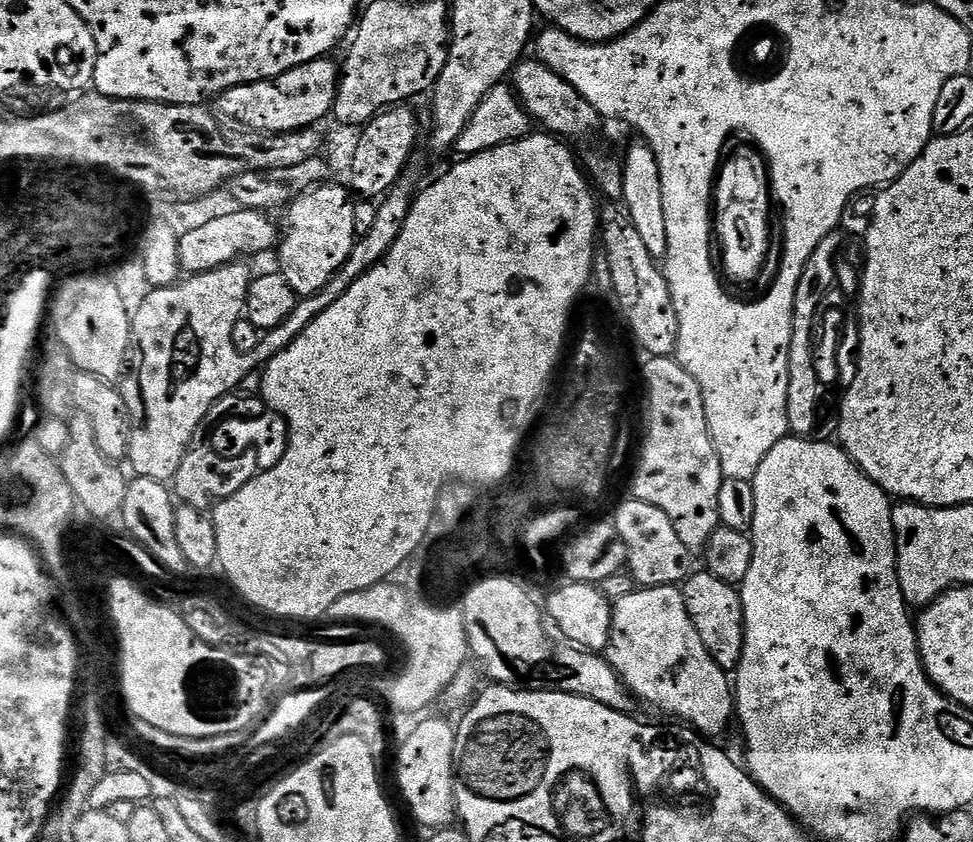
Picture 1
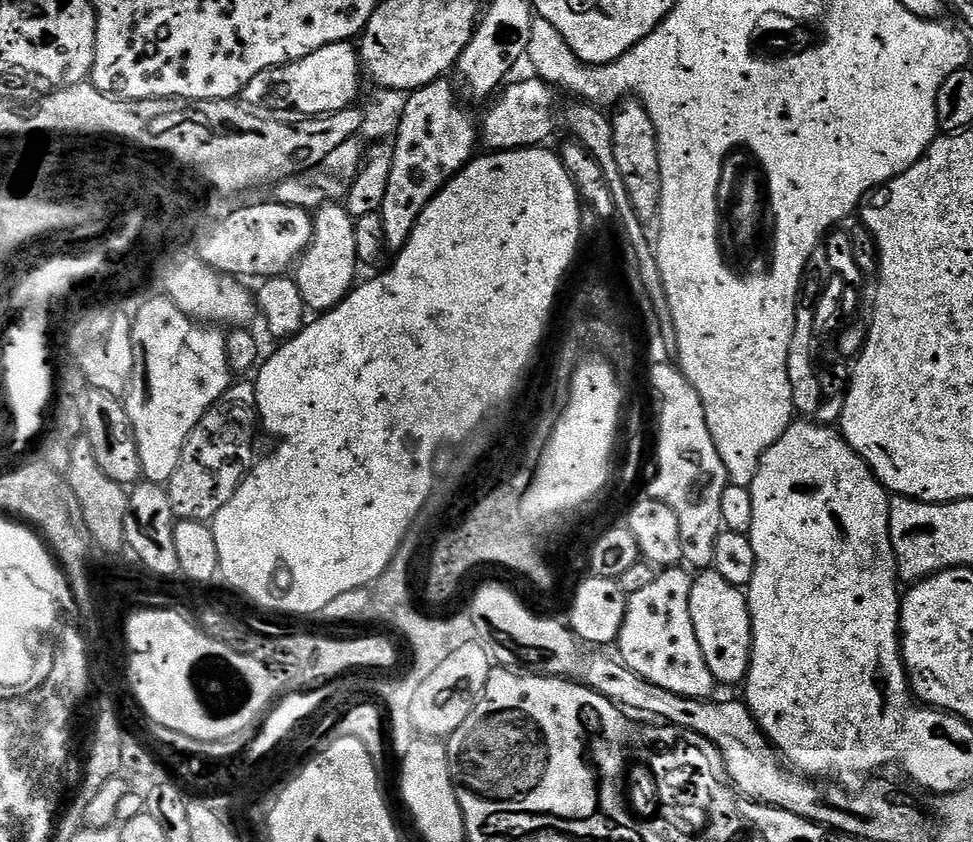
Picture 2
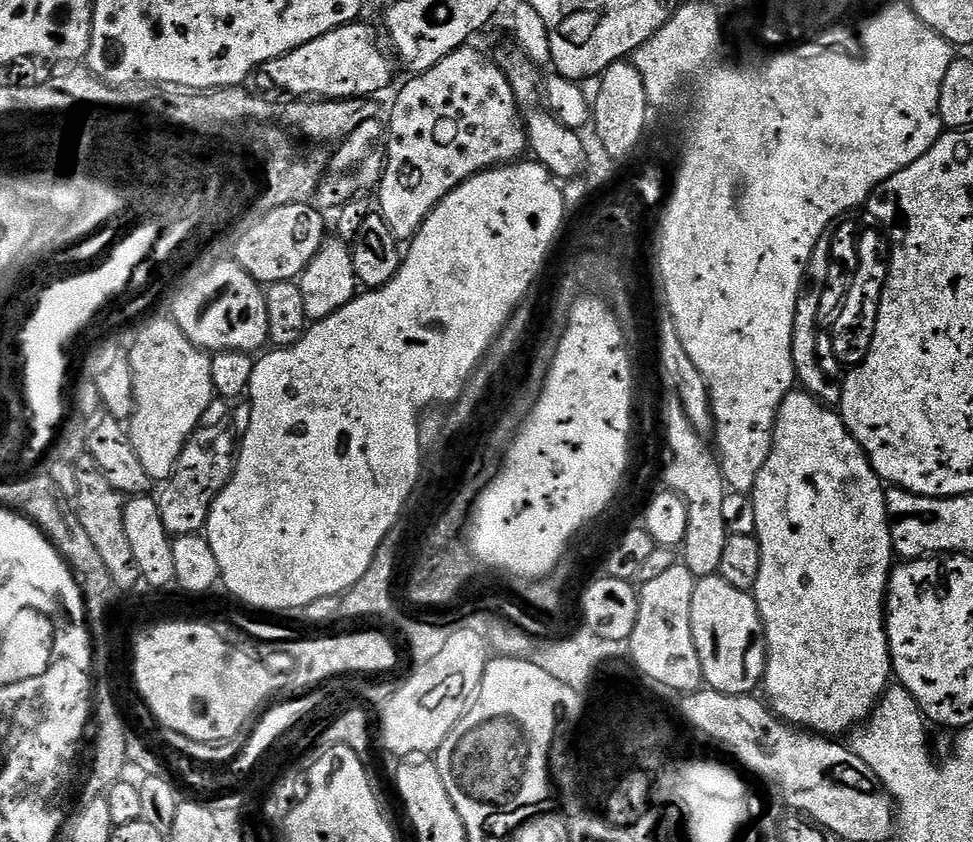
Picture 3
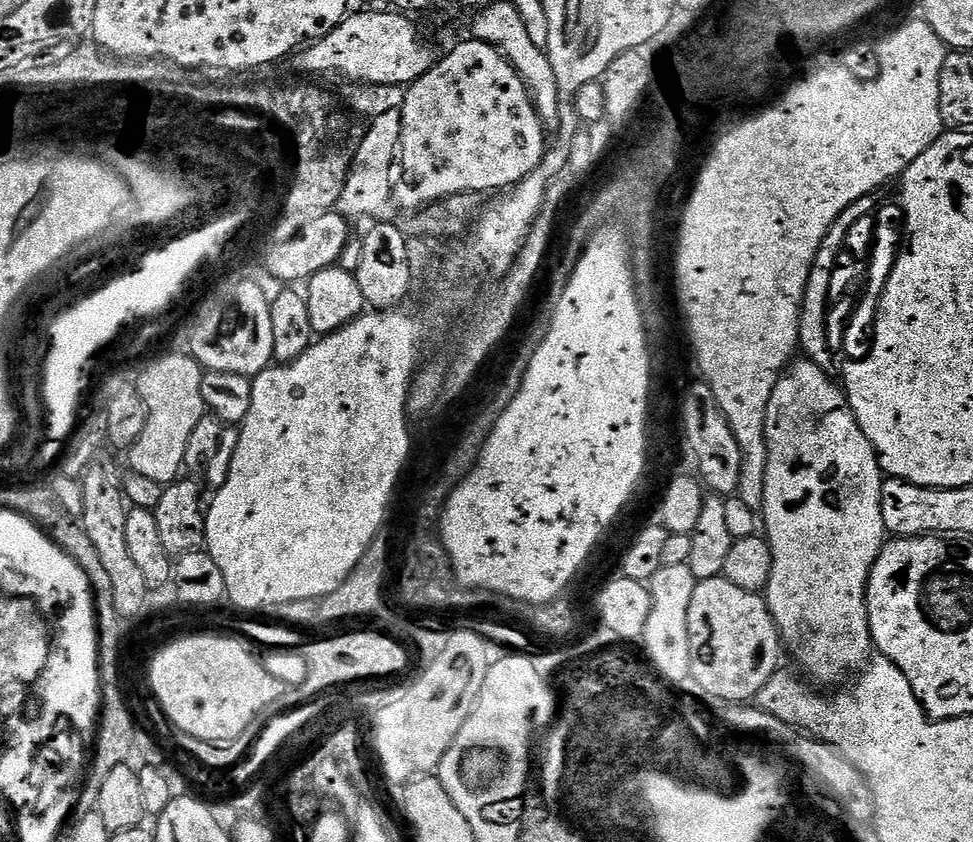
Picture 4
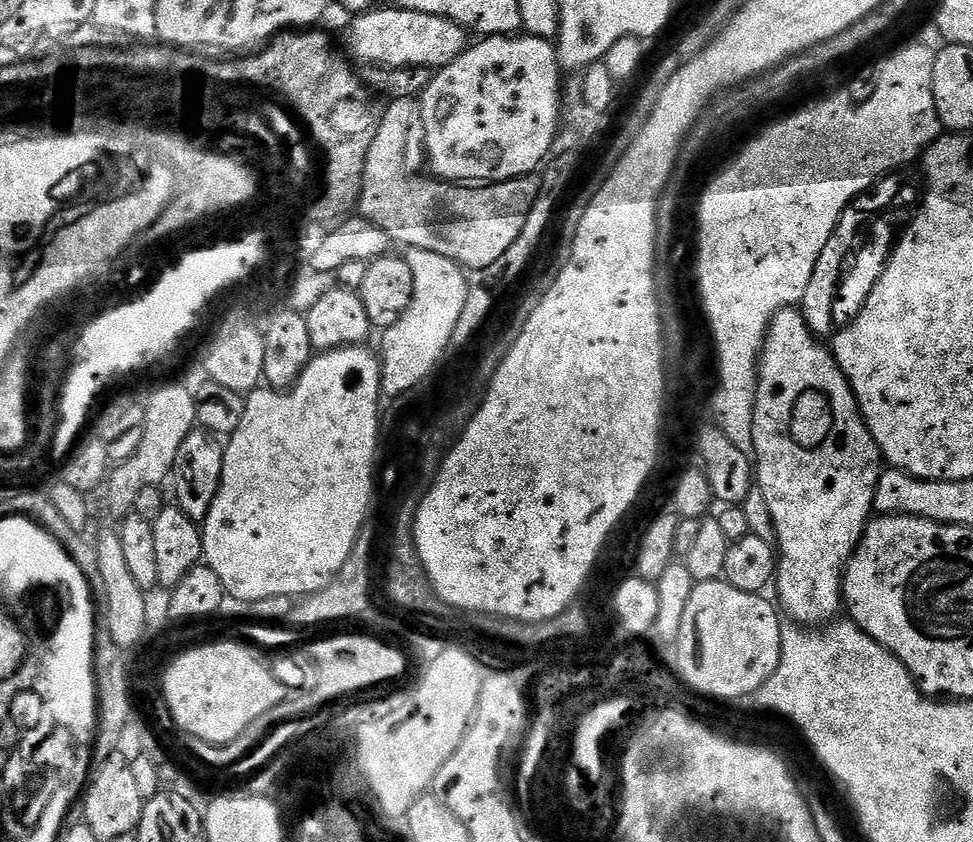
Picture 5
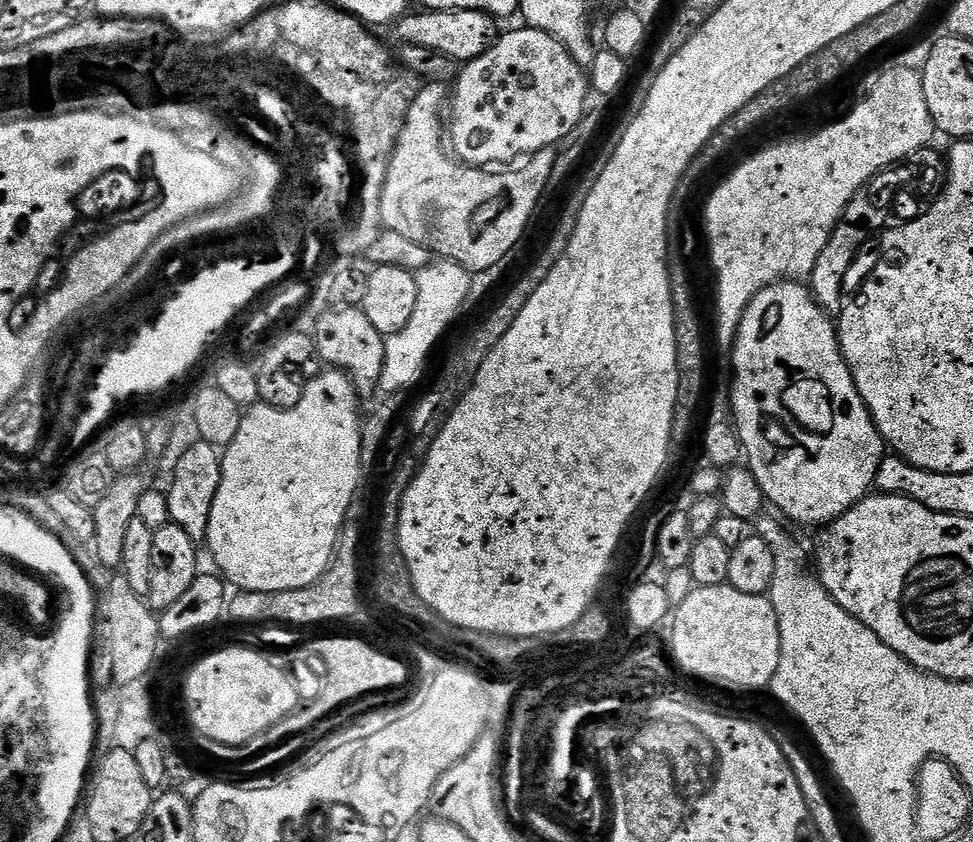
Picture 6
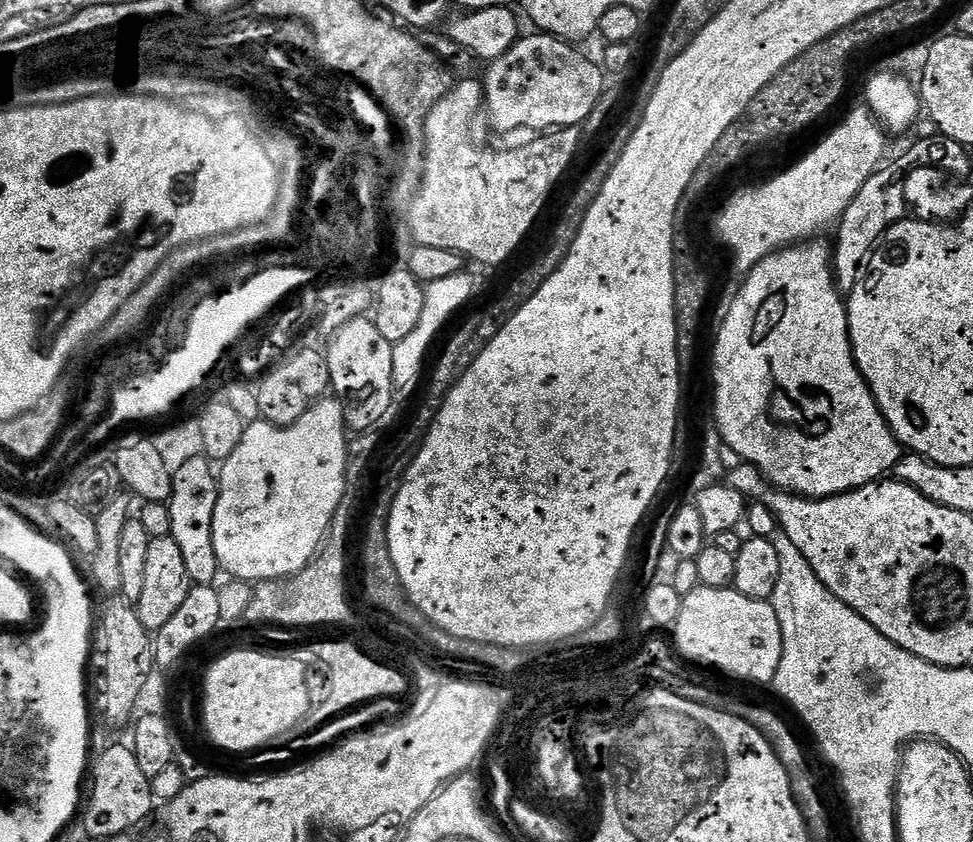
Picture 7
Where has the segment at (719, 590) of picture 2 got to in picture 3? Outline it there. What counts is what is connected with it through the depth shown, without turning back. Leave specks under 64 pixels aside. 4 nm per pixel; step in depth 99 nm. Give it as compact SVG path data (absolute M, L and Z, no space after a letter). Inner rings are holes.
M718 574L699 577L694 602L690 602L690 626L707 687L731 696L747 696L761 687L768 646L764 643L764 623L752 592L734 590Z

